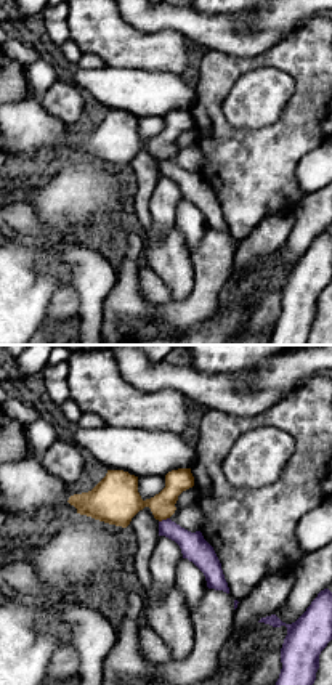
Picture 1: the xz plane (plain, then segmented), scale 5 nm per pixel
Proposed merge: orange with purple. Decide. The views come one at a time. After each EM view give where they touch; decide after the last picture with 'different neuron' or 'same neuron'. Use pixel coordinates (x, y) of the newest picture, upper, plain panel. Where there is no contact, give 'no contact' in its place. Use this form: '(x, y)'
(164, 159)

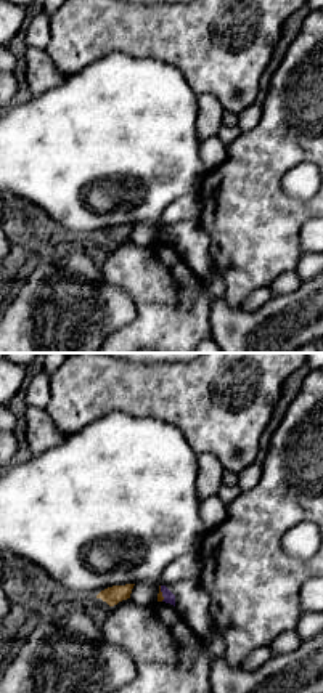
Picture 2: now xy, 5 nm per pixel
(161, 235)

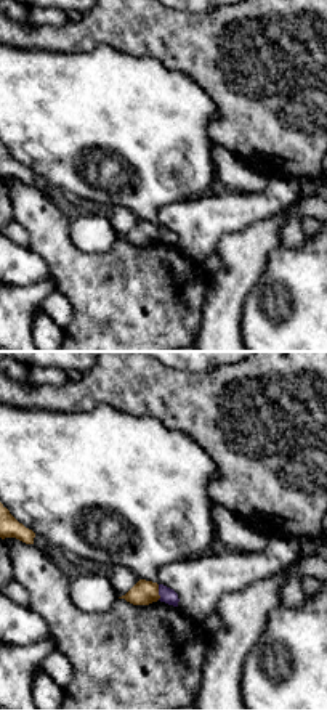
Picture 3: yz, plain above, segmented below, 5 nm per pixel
(157, 233)

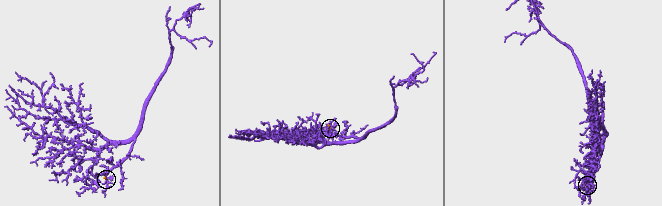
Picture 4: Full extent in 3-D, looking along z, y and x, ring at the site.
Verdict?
different neuron

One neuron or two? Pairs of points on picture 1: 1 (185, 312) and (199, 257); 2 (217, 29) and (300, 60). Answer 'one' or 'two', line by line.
1: one
2: two

